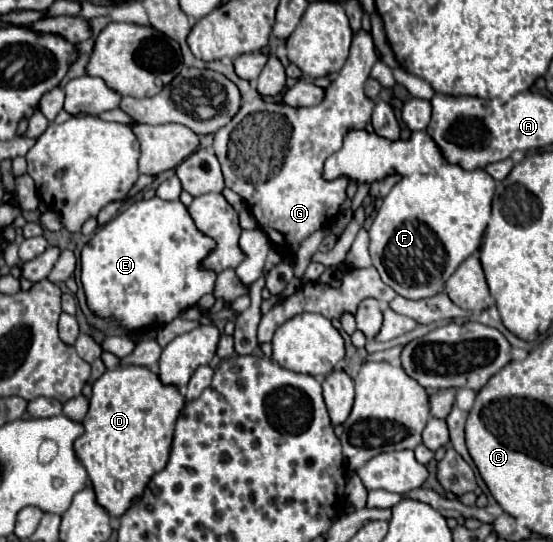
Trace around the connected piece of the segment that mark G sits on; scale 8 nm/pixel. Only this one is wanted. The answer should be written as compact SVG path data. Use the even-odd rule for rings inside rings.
M359 30L345 66L325 88L325 96L317 106L291 108L253 98L243 102L241 110L213 138L225 186L247 202L249 212L273 244L277 244L277 234L281 234L287 244L287 248L281 248L285 260L293 258L307 236L329 228L347 198L349 180L345 176L325 180L323 164L333 152L341 150L349 130L363 130L369 124L375 104L365 96L365 84L375 62L373 38Z

